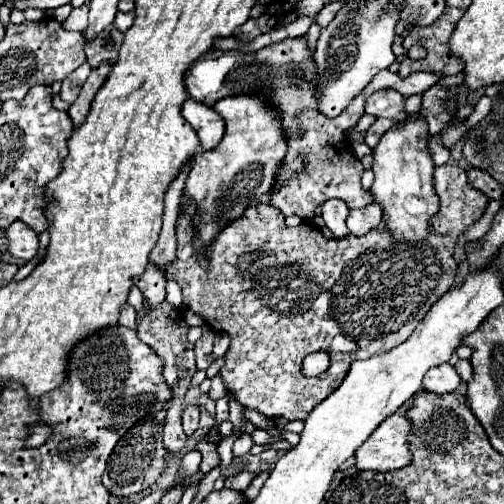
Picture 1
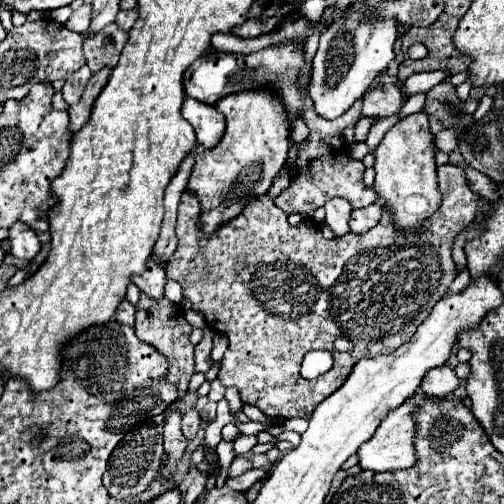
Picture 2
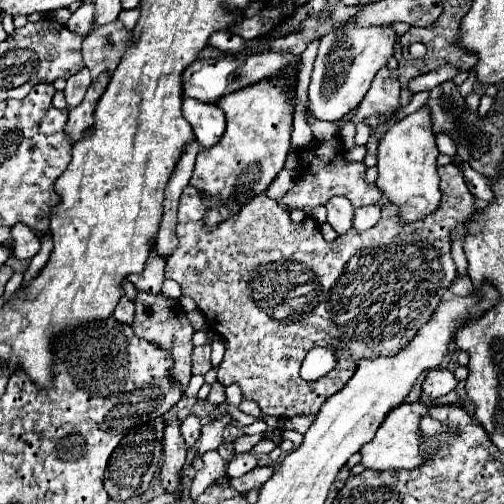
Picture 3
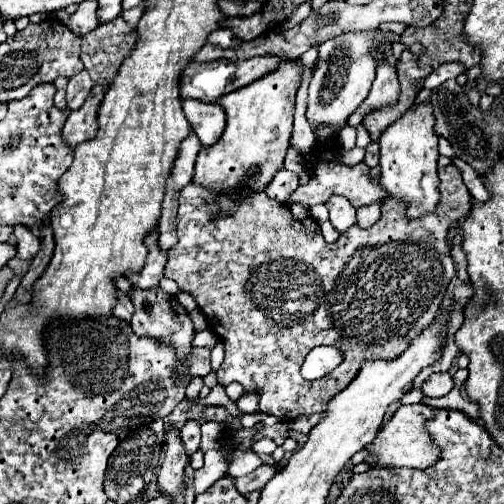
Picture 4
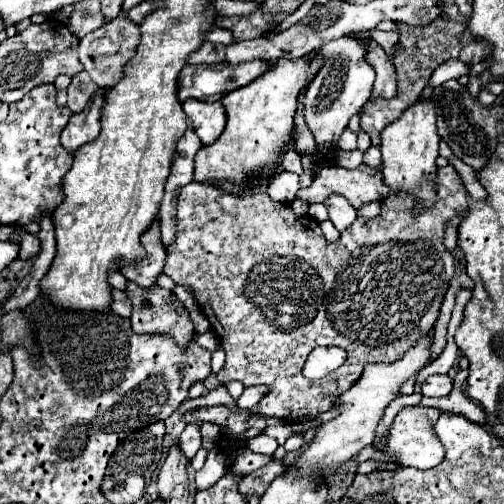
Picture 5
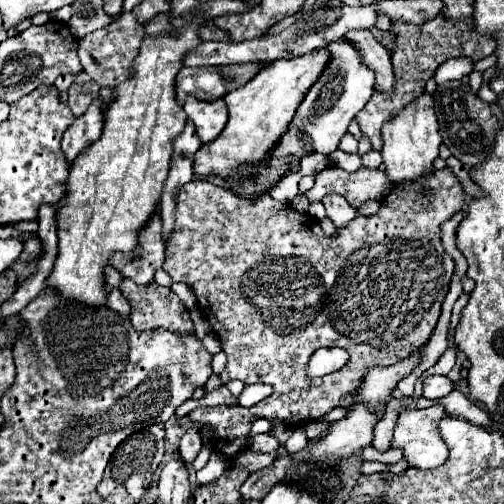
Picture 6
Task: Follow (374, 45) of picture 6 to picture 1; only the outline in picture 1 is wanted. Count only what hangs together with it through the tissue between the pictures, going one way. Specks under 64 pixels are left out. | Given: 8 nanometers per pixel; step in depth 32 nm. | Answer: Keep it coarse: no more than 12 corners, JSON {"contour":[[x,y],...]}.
{"contour":[[384,90],[368,96],[364,112],[402,122],[404,96]]}

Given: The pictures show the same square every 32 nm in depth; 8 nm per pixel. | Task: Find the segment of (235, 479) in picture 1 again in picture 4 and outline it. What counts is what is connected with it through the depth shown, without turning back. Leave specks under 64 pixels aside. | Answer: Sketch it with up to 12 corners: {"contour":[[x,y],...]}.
{"contour":[[278,464],[236,478],[236,488],[246,496],[260,492],[278,472]]}

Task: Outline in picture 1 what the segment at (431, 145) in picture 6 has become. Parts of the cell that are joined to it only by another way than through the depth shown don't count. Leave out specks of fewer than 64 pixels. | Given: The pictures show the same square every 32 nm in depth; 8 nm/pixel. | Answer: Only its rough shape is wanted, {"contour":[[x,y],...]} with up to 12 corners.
{"contour":[[408,116],[374,148],[370,192],[394,240],[438,212],[428,124]]}

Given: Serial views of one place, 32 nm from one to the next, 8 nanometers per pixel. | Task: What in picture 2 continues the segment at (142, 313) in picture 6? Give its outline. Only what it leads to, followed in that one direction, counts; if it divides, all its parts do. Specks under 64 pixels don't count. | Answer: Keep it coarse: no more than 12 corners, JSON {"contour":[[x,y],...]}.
{"contour":[[140,294],[136,336],[168,358],[166,380],[186,394],[192,326],[180,304]]}

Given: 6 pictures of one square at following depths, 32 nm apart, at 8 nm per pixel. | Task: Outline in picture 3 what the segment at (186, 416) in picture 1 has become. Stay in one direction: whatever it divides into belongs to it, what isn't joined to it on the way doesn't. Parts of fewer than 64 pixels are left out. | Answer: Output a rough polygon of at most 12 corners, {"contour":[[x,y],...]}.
{"contour":[[190,414],[180,432],[188,450],[200,438],[200,420]]}

